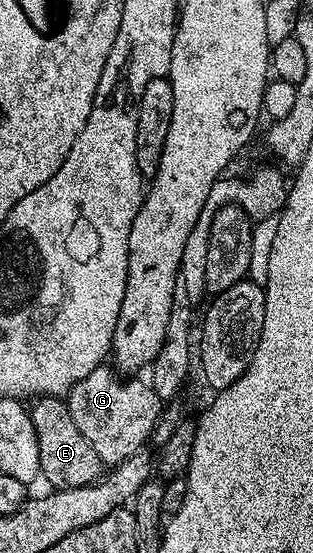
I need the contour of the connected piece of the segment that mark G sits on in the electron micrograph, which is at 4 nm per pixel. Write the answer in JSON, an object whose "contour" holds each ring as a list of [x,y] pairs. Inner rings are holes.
{"contour":[[[104,363],[89,371],[81,383],[65,394],[67,414],[77,423],[77,431],[89,439],[89,447],[97,451],[104,466],[119,465],[152,440],[161,398],[146,380],[135,380],[139,379],[124,379],[110,364]]]}

